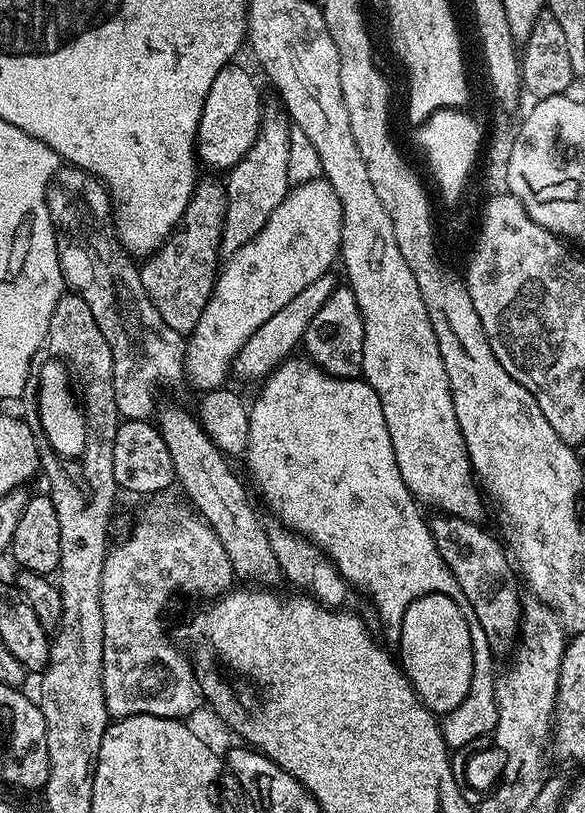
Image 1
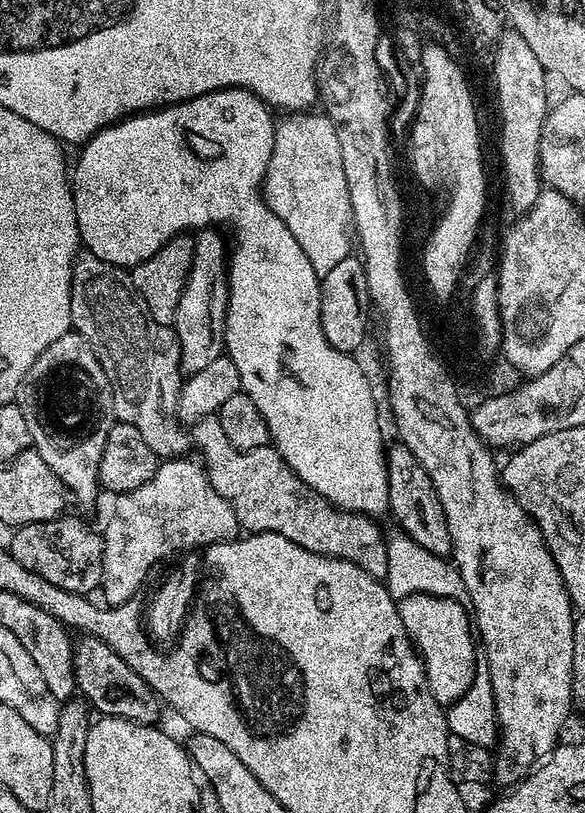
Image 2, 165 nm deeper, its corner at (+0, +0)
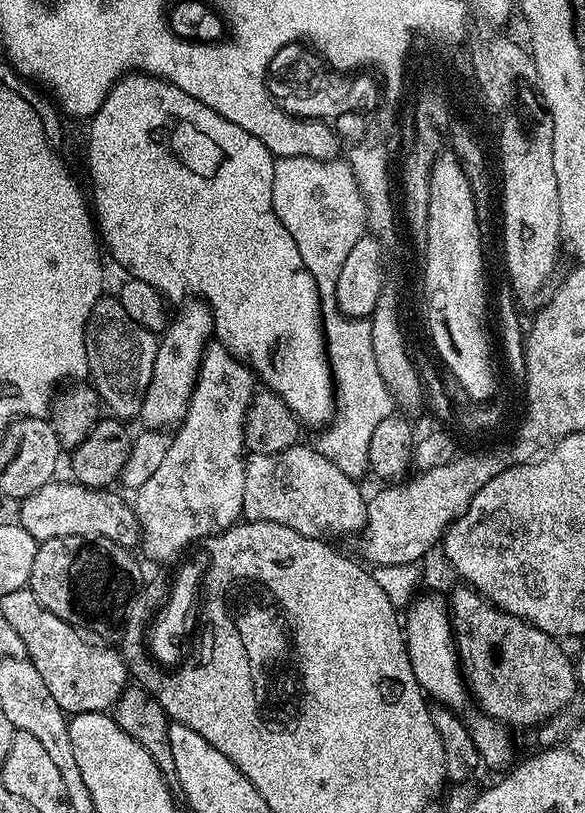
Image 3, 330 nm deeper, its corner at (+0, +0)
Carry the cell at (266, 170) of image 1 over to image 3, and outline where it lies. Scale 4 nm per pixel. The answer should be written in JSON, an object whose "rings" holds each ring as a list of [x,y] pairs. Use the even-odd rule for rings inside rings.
{"rings":[[[189,298],[177,308],[180,309],[176,316],[174,312],[159,337],[158,354],[154,358],[154,374],[142,398],[138,420],[139,423],[144,423],[141,425],[148,430],[164,430],[167,429],[167,424],[175,425],[184,419],[184,410],[188,407],[188,399],[196,385],[200,359],[214,332],[212,311],[203,300]]]}

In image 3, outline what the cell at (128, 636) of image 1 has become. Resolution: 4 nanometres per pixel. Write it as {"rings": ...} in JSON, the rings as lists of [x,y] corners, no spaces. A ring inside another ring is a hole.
{"rings":[[[219,342],[209,343],[205,347],[196,385],[184,410],[184,419],[179,421],[175,429],[177,432],[172,436],[170,450],[166,450],[166,458],[162,458],[158,470],[154,470],[154,474],[150,474],[150,478],[146,478],[146,482],[142,482],[142,486],[134,492],[134,509],[140,523],[142,549],[150,559],[155,562],[171,561],[168,560],[171,556],[179,557],[189,546],[205,537],[228,531],[241,519],[246,486],[244,418],[256,391],[258,380],[247,364],[242,363],[237,356],[231,356]]]}

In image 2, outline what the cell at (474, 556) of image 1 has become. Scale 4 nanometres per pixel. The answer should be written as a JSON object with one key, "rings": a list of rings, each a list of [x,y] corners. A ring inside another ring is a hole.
{"rings":[[[393,443],[386,452],[388,462],[388,512],[400,523],[399,531],[409,536],[418,546],[430,550],[430,554],[447,557],[452,551],[450,530],[446,526],[446,514],[442,510],[442,502],[438,502],[438,494],[434,490],[434,482],[430,482],[430,474],[422,470],[422,462],[410,454],[405,444]]]}

